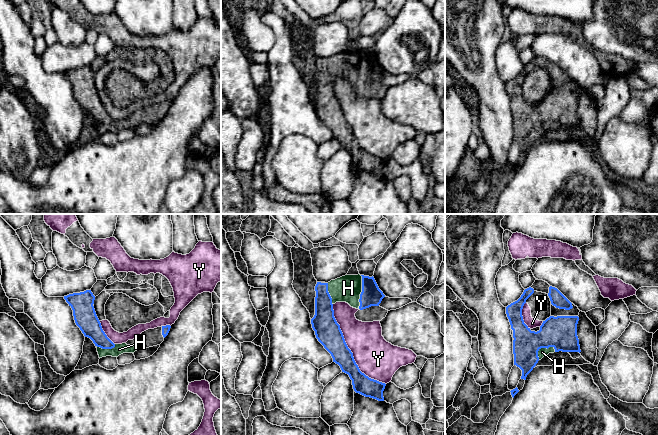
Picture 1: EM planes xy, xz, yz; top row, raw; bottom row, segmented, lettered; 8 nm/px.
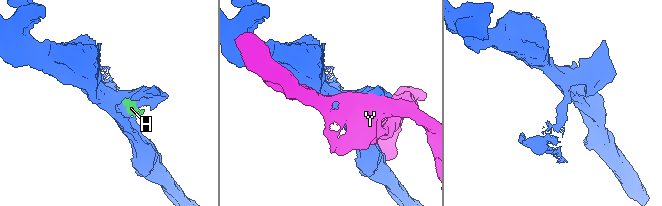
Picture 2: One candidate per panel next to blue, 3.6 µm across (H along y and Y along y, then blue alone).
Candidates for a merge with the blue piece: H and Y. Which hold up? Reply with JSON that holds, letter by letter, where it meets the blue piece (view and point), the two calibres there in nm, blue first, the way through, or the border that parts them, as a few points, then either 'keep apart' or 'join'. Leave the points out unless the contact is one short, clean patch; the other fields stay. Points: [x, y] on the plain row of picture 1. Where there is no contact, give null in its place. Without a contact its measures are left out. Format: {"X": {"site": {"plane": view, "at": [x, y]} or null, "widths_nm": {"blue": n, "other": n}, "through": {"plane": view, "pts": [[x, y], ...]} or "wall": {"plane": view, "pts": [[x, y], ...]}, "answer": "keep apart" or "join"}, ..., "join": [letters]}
{"H": {"site": {"plane": "xz", "at": [361, 68]}, "widths_nm": {"blue": 170, "other": 220}, "answer": "join"}, "Y": {"site": {"plane": "xz", "at": [350, 126]}, "widths_nm": {"blue": 200, "other": 320}, "answer": "keep apart"}, "join": ["H"]}

